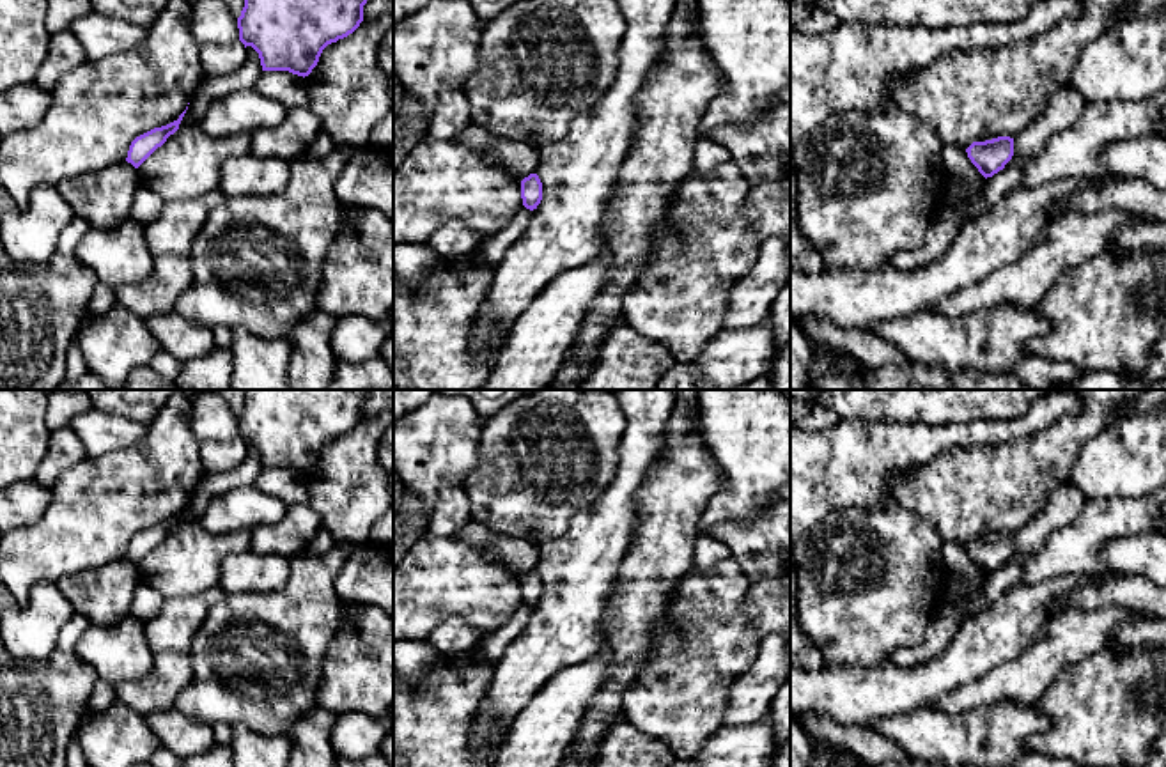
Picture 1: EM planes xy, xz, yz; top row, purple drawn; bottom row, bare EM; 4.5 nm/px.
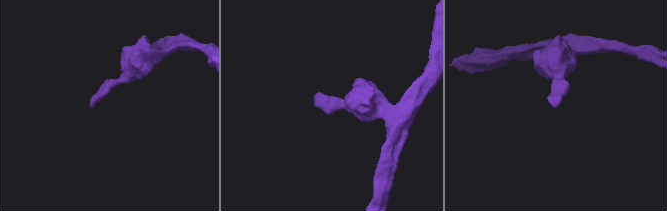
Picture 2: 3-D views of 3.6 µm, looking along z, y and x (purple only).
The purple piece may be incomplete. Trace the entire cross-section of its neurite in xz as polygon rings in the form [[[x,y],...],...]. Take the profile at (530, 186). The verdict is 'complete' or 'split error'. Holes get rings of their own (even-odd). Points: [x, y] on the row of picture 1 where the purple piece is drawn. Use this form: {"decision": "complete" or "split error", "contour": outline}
{"decision": "complete", "contour": [[[530,174],[521,181],[523,205],[530,211],[537,209],[542,200],[542,182],[537,174]]]}

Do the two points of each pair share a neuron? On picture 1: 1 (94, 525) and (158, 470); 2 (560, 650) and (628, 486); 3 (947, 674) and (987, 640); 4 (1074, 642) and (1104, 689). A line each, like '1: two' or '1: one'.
1: one
2: one
3: one
4: two

